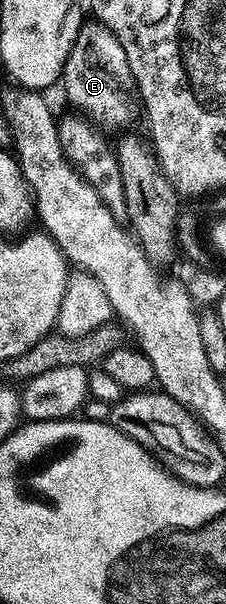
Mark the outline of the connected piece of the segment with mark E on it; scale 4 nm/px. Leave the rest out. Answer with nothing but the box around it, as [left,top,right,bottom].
[60,19,140,130]

